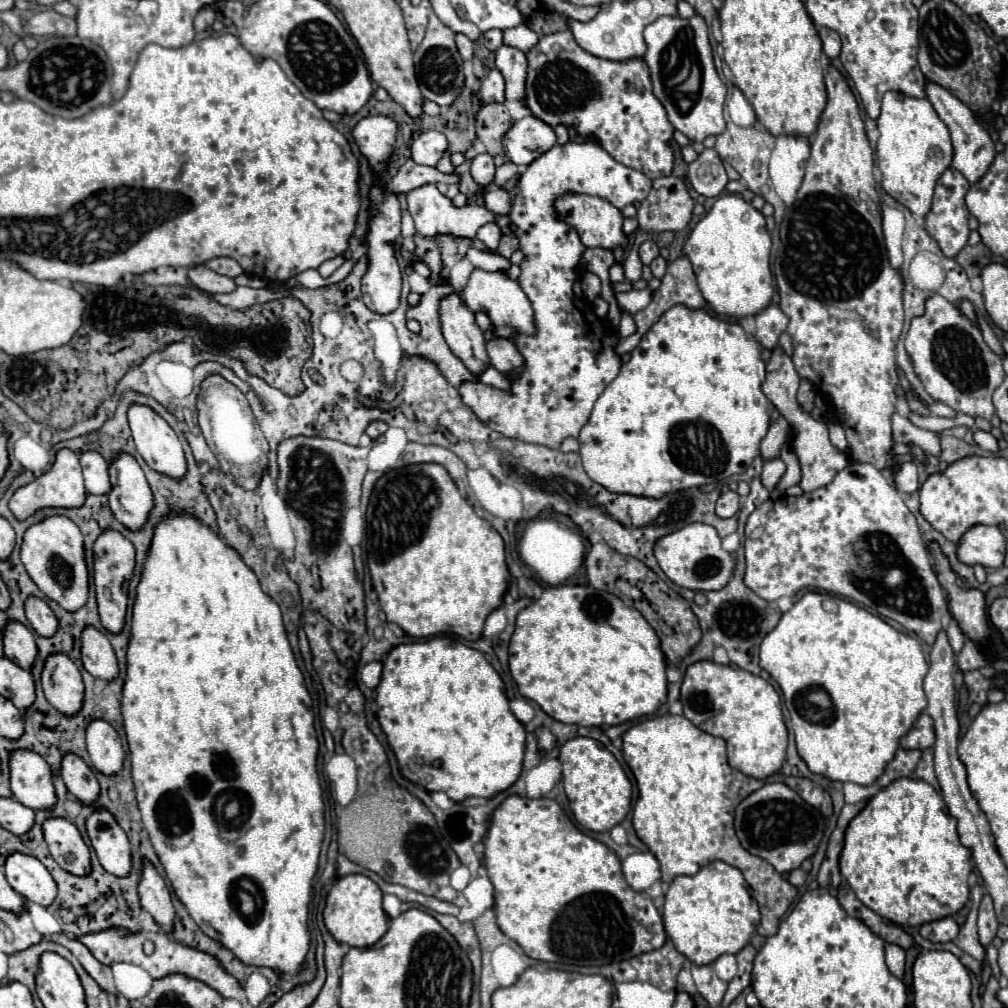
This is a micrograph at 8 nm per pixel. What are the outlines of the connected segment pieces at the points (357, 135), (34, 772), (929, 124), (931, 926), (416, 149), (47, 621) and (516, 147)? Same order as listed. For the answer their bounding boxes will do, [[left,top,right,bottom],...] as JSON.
[[352,116,396,172],[8,748,56,810],[876,92,954,216],[918,916,958,942],[412,130,448,166],[24,596,58,636],[504,116,556,164]]

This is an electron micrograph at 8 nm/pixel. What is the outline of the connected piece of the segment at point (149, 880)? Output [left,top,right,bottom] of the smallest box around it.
[138,858,174,932]

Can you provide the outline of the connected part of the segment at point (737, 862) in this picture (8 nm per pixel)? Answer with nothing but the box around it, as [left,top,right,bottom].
[622,714,798,936]

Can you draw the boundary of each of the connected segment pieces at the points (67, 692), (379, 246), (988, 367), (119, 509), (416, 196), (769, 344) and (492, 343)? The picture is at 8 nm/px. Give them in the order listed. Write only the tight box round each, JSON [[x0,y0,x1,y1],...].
[[42,654,82,714],[362,186,402,314],[906,294,1004,420],[108,452,154,530],[408,184,496,240],[756,304,786,350],[486,336,524,374]]

